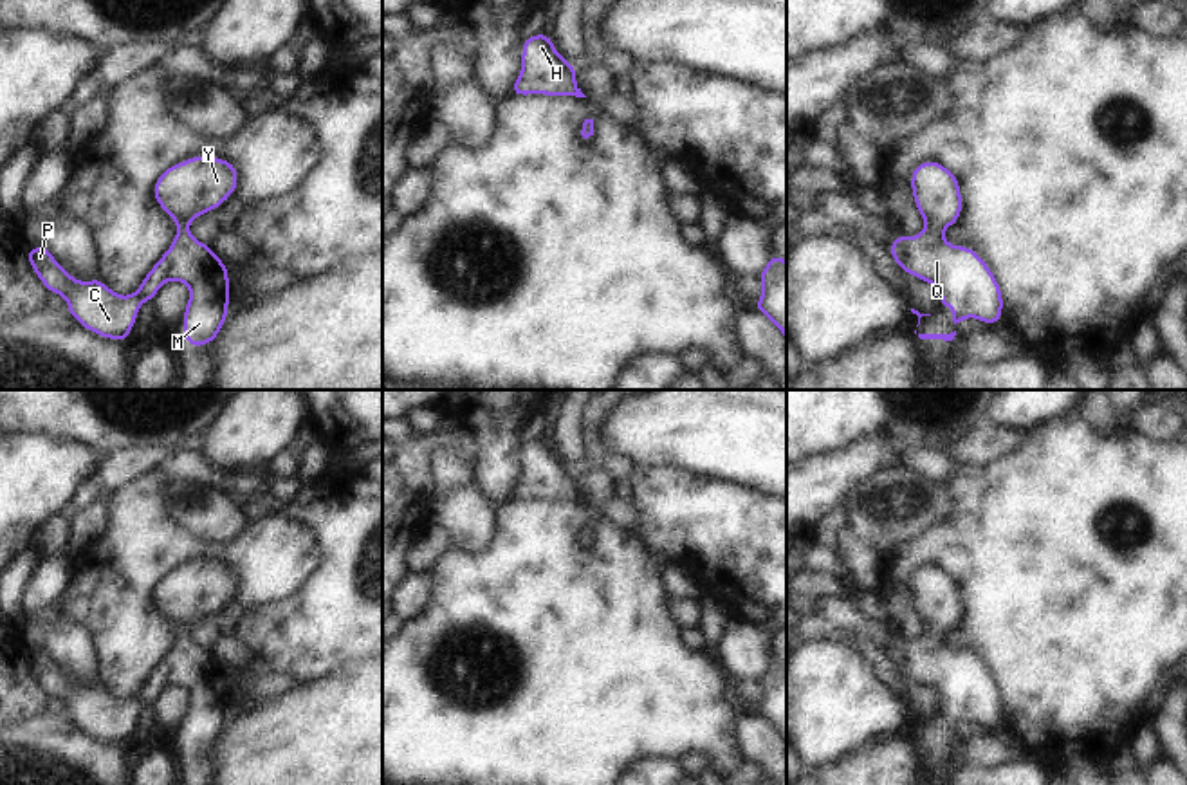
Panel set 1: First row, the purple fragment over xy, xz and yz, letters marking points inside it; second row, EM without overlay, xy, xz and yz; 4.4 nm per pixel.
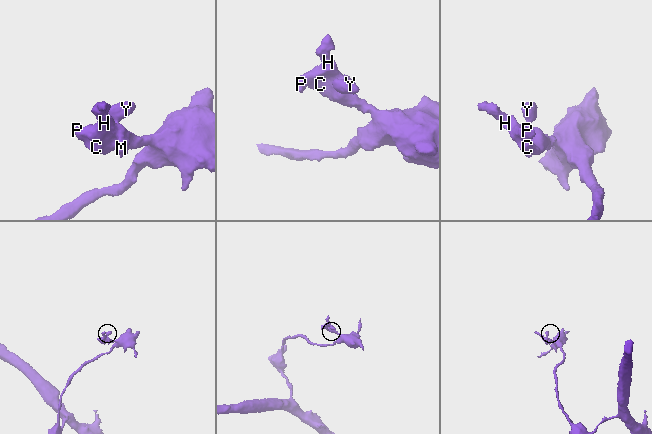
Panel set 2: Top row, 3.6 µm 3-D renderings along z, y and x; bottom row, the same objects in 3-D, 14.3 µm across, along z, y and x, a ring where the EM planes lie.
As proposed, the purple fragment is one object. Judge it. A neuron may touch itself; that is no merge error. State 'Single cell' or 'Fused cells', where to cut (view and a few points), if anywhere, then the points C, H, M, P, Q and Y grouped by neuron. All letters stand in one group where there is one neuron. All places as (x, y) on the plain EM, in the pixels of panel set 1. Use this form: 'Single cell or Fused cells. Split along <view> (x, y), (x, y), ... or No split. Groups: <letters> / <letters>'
Single cell. No split. Groups: C H M P Q Y

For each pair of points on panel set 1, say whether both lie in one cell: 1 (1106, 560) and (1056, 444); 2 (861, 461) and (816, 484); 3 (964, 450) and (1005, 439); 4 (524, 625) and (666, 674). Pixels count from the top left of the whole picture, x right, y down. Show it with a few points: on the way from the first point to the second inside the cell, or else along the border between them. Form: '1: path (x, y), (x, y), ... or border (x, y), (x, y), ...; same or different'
1: path (1077, 531), (1070, 524), (1063, 473); same
2: path (850, 466), (827, 480); same
3: path (975, 446), (994, 441); same
4: path (560, 661), (585, 674), (630, 674); same

